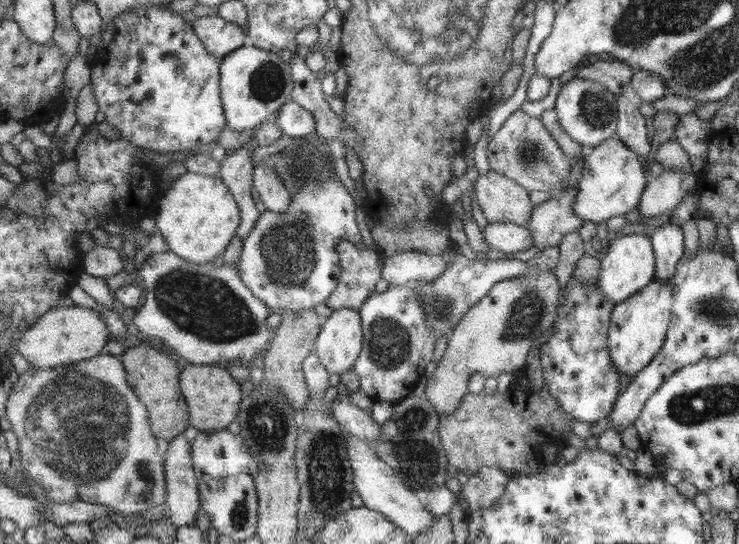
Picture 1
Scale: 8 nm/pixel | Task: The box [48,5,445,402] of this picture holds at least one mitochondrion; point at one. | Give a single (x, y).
(209, 308)

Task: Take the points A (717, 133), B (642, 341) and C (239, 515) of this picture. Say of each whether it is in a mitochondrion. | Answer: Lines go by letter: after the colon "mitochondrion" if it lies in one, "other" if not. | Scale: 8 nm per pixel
A: other
B: other
C: mitochondrion

